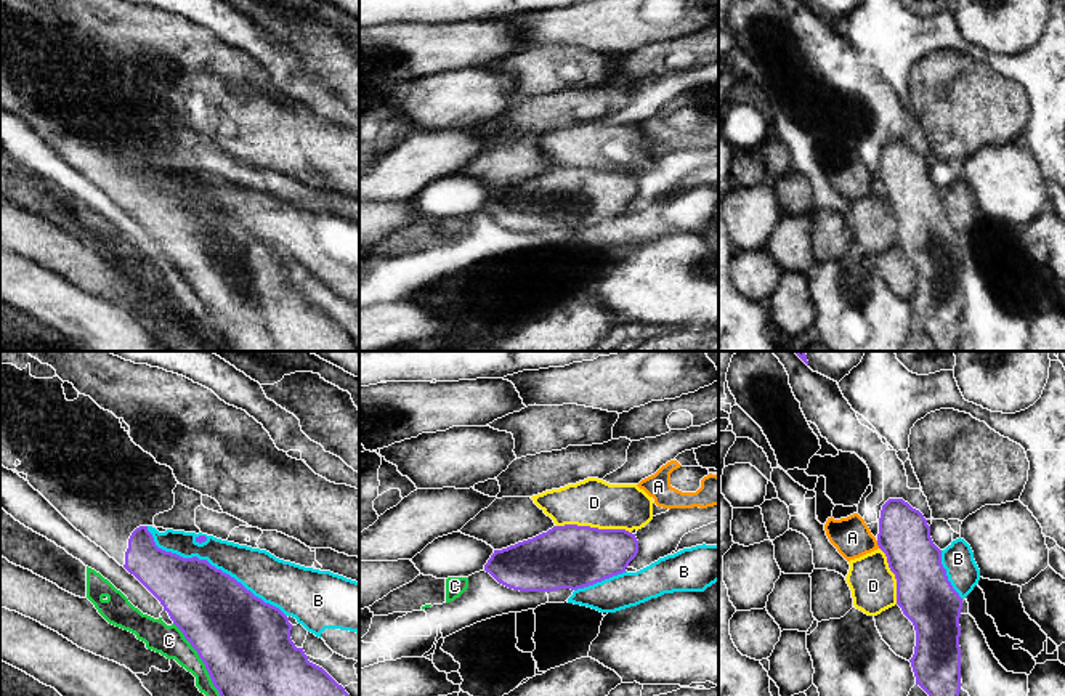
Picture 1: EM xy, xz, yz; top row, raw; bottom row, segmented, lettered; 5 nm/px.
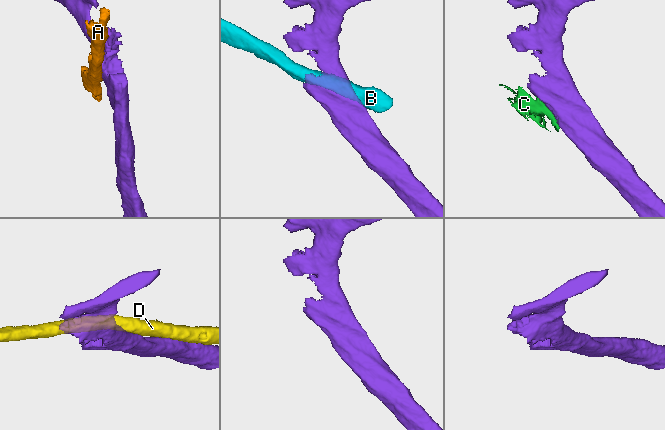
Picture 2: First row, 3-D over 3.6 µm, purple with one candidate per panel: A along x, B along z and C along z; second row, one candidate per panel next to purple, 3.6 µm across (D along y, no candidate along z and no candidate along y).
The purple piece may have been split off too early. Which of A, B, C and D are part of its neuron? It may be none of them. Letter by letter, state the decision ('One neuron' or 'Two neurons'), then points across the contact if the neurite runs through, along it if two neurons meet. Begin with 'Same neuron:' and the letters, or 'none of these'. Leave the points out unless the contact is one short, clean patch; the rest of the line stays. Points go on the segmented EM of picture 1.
Same neuron: none of these
A: Two neurons
B: Two neurons
C: Two neurons
D: Two neurons

